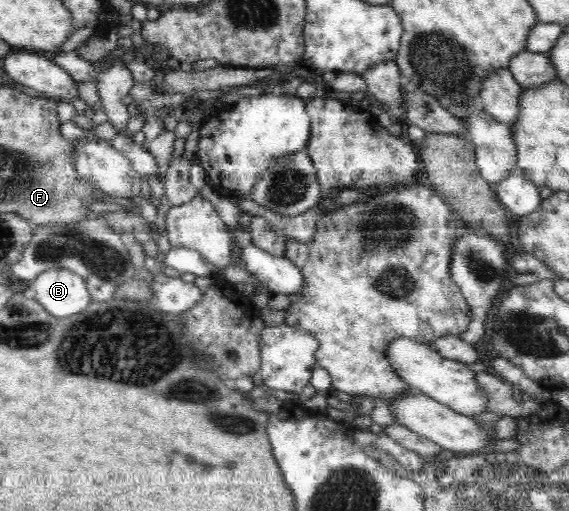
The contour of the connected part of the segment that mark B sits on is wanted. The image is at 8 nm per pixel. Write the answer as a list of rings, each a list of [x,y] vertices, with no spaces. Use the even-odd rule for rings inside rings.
[[[68,269],[45,270],[31,282],[33,298],[55,317],[82,312],[92,300],[85,279]]]

